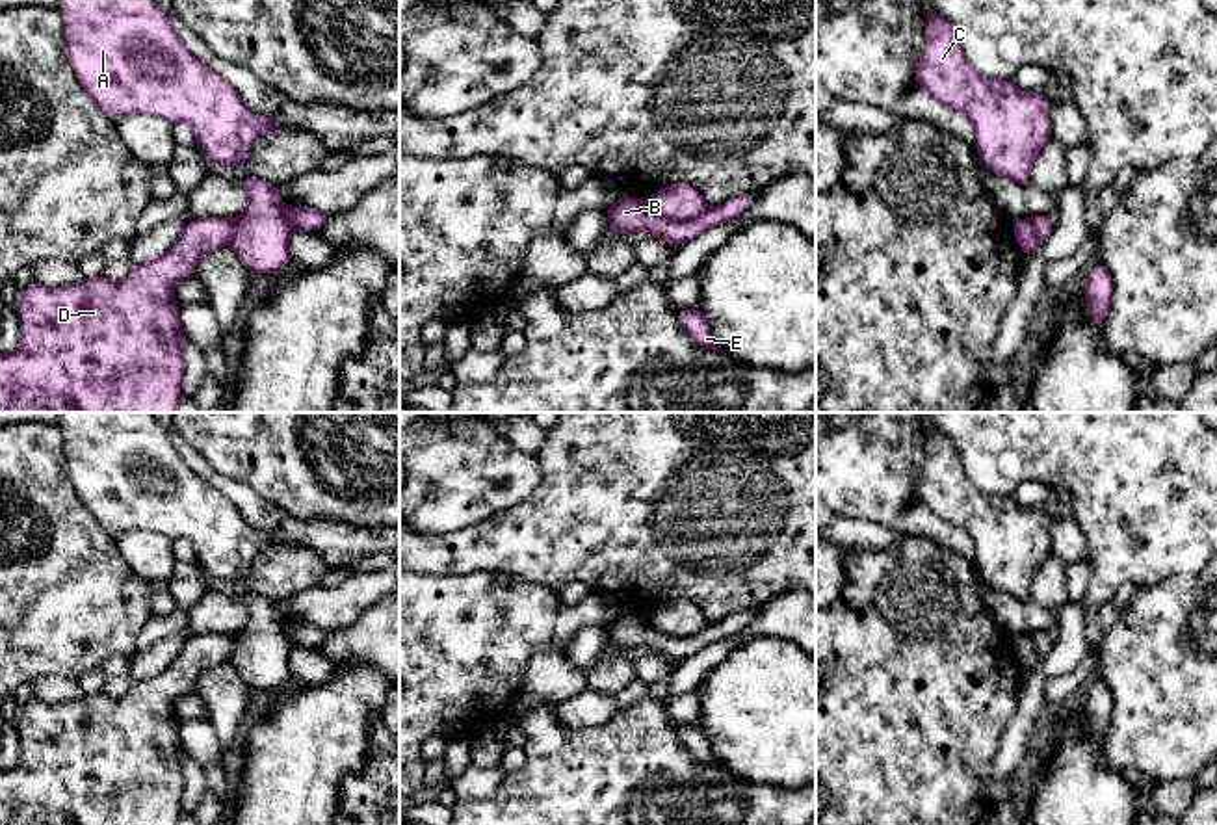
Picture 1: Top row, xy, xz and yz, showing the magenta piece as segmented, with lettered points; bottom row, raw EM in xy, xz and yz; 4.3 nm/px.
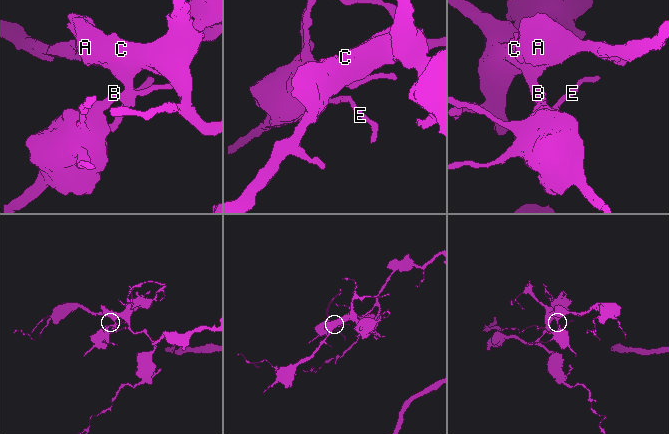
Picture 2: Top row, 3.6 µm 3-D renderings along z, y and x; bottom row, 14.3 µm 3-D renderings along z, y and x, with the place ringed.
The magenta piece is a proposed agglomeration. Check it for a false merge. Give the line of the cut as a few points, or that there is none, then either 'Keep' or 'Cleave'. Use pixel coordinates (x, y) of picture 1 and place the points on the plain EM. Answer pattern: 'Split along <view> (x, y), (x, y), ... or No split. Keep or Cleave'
Split along xz (645, 619), (656, 630), (673, 636), (693, 636), (706, 627). Cleave

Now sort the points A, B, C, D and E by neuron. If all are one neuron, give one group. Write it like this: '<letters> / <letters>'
A C / B D E

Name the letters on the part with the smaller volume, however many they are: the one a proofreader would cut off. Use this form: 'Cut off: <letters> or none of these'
Cut off: B, D, E

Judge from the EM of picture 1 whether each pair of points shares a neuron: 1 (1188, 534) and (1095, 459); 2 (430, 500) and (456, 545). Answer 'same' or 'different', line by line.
1: same
2: different

